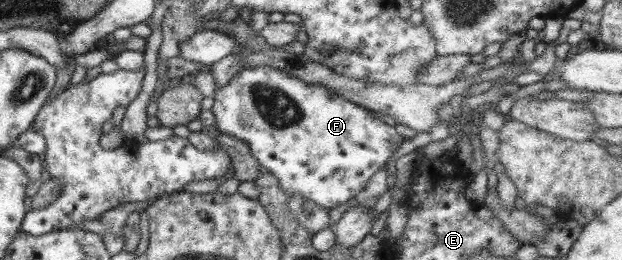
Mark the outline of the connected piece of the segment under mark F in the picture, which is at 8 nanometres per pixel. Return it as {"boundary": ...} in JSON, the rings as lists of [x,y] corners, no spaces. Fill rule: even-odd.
{"boundary":[[[267,65],[241,68],[229,78],[227,84],[216,88],[211,96],[214,99],[210,109],[213,125],[219,133],[243,141],[260,167],[275,177],[285,195],[303,196],[326,210],[361,193],[367,180],[383,167],[383,163],[404,140],[393,126],[379,119],[379,114],[349,103],[321,85],[305,84],[285,71]],[[239,117],[245,117],[247,126],[241,125]]]}

